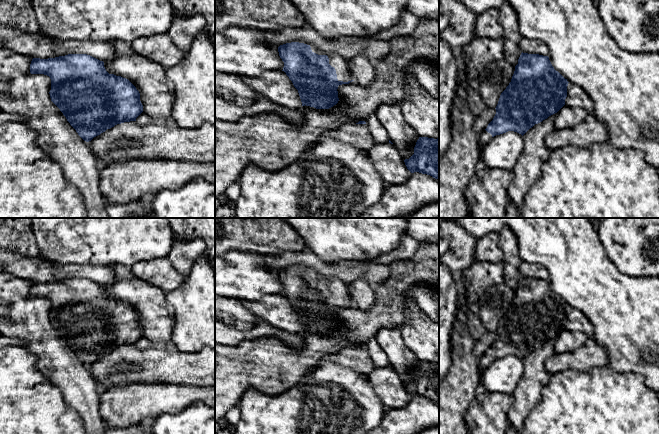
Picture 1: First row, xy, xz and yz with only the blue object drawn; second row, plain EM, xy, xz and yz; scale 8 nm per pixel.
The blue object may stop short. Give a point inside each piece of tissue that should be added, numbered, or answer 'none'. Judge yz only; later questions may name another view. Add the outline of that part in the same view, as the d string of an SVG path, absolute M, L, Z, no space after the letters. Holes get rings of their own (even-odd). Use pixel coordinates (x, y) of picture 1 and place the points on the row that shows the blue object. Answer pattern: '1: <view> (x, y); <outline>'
1: yz (484, 137); M484 130L482 133L479 134L479 146L481 151L483 147L492 139L492 135Z

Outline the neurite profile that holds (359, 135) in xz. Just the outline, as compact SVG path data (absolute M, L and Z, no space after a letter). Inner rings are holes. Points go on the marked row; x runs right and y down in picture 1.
M346 124L337 129L325 130L317 138L316 144L328 139L355 145L366 151L376 145L367 124Z

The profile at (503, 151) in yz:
M508 131L496 135L483 147L480 162L488 168L512 171L524 150L521 134Z

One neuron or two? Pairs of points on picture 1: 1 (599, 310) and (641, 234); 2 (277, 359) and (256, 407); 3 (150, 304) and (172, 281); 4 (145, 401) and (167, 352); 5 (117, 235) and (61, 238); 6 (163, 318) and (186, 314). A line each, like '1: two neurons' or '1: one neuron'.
1: two neurons
2: two neurons
3: two neurons
4: two neurons
5: one neuron
6: two neurons

